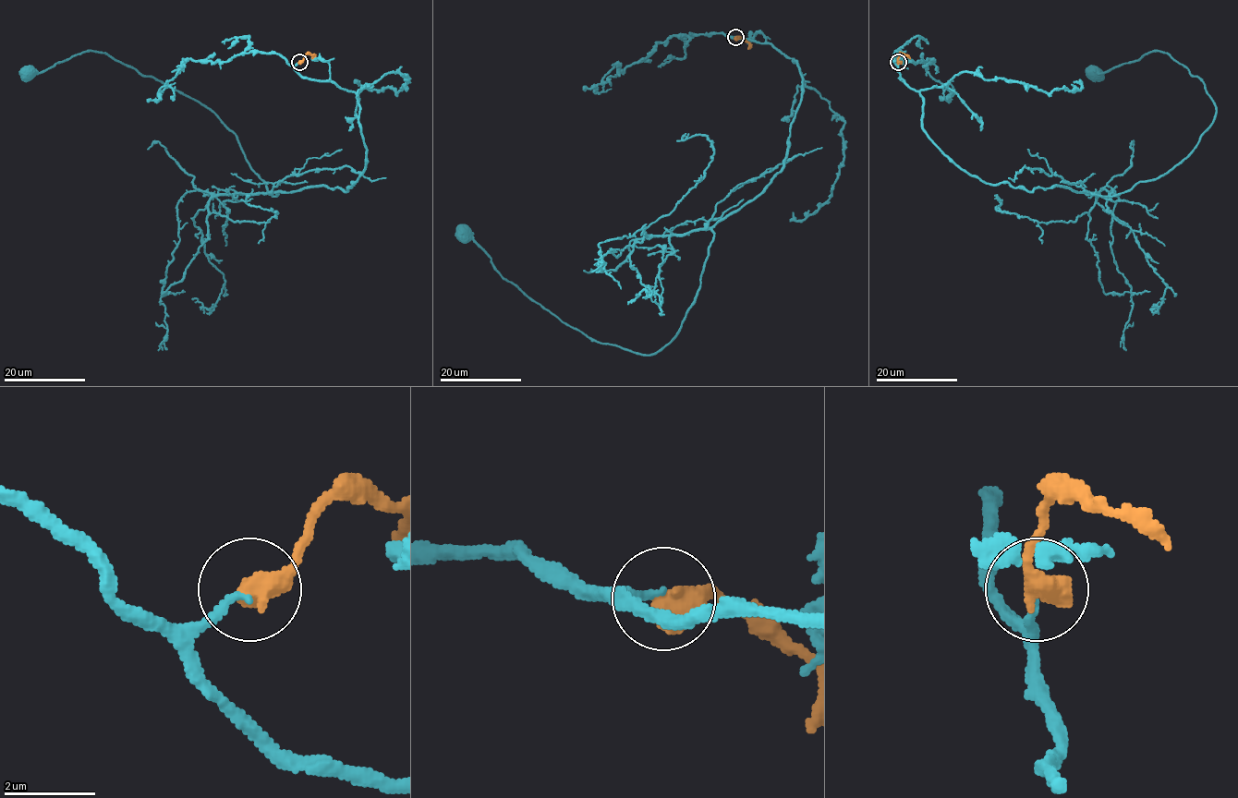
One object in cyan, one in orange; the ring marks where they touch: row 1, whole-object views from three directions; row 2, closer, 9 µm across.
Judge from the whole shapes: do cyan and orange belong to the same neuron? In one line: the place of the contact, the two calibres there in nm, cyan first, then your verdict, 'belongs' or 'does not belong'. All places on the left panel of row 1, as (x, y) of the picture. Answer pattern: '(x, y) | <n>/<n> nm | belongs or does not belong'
(299, 62) | 160/650 nm | belongs

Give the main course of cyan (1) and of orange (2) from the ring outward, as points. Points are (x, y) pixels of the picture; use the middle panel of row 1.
1: (734, 36), (794, 61), (801, 101), (784, 164), (712, 228), (697, 295), (658, 352), (561, 321), (462, 233)
2: (734, 37), (743, 38), (749, 44), (748, 49)

